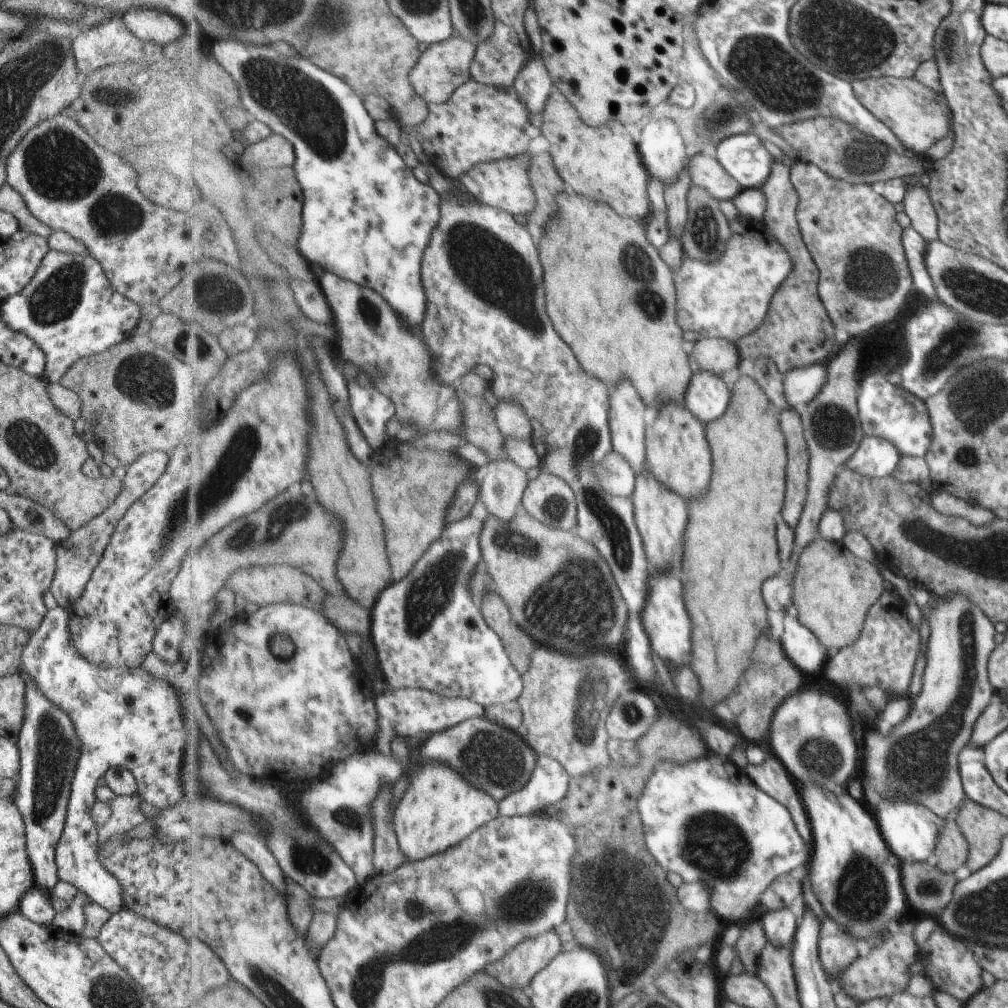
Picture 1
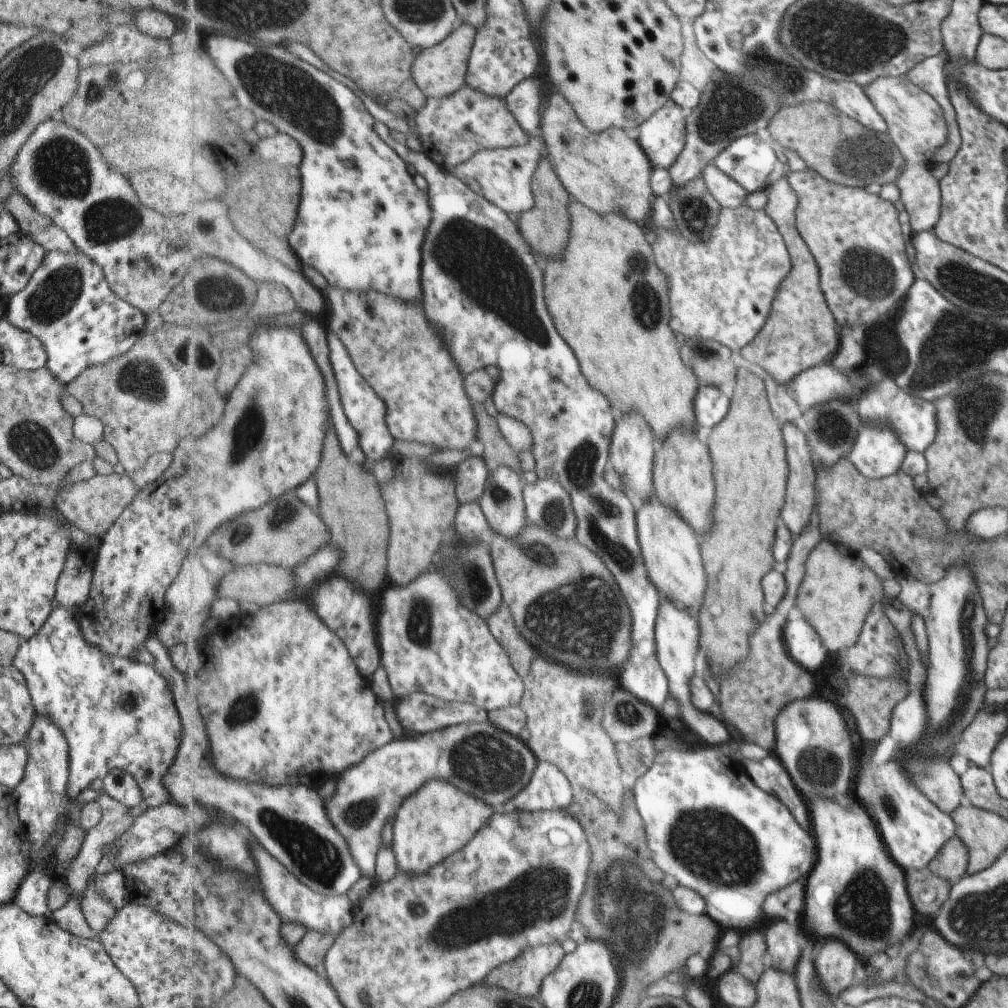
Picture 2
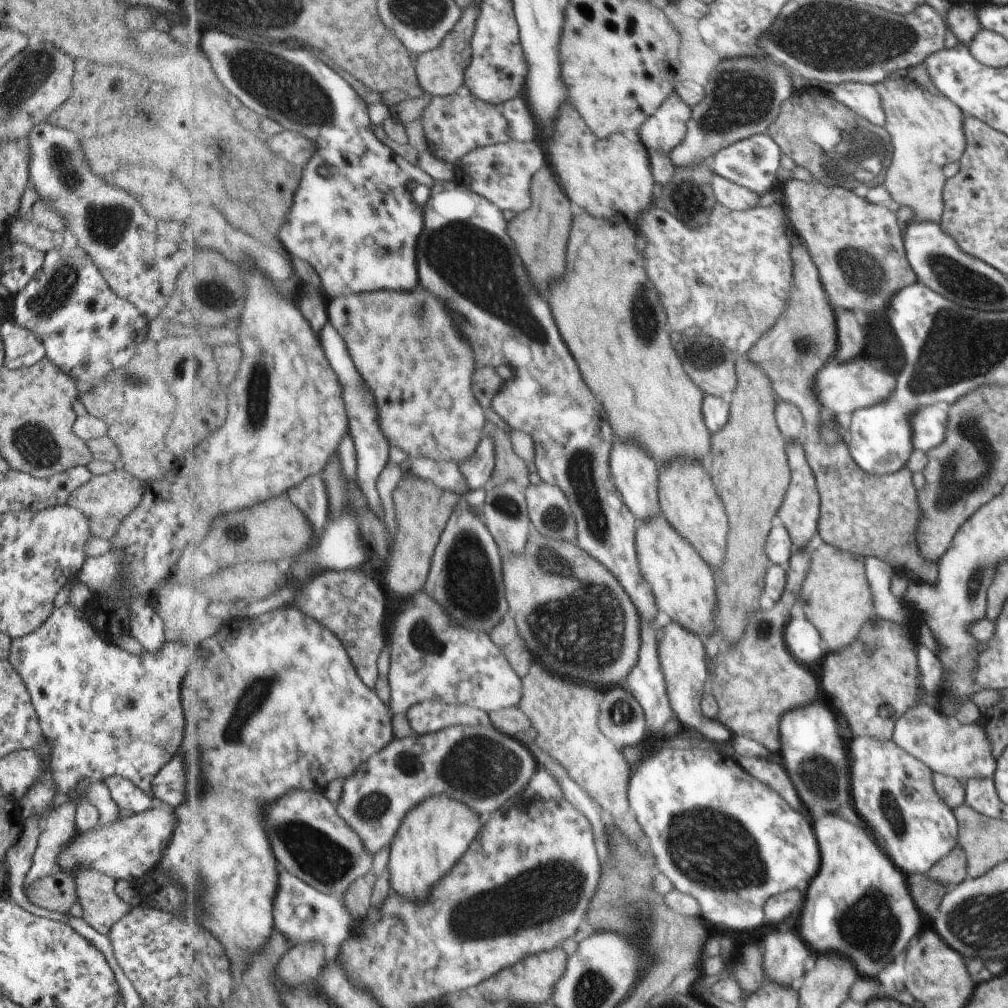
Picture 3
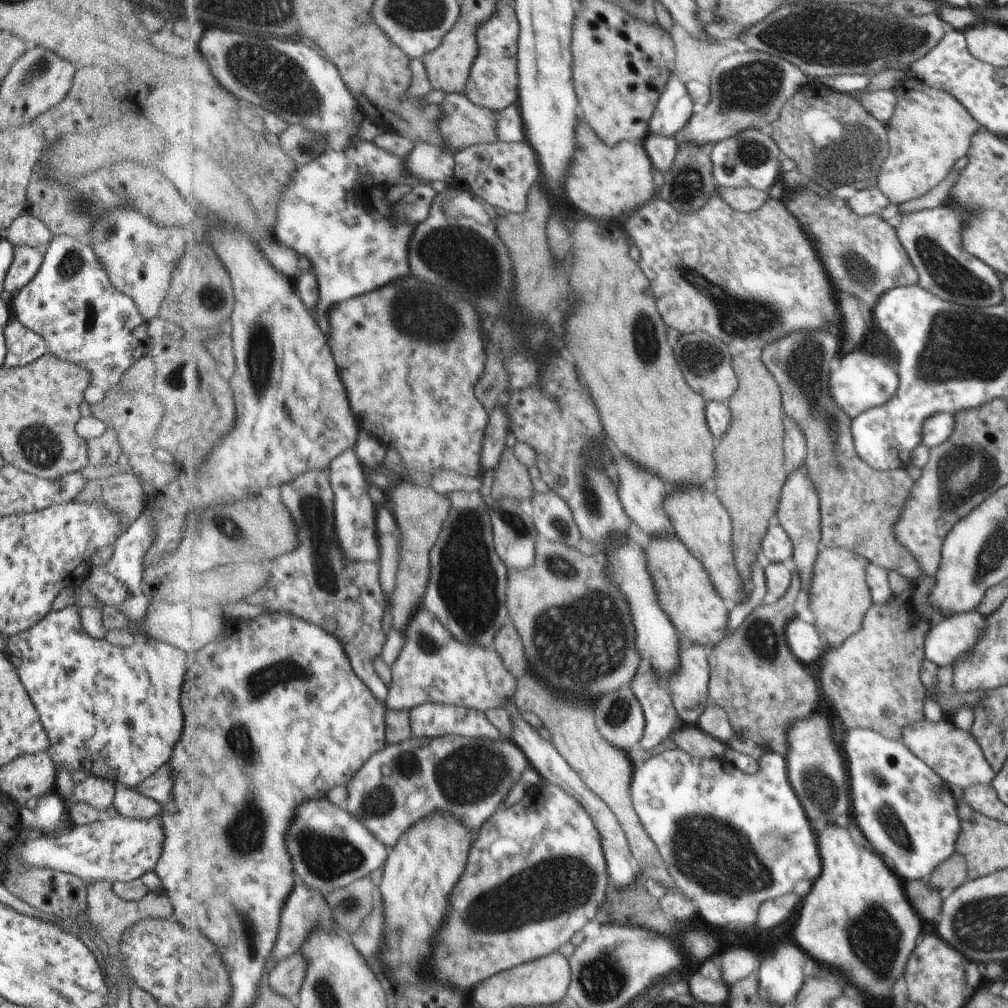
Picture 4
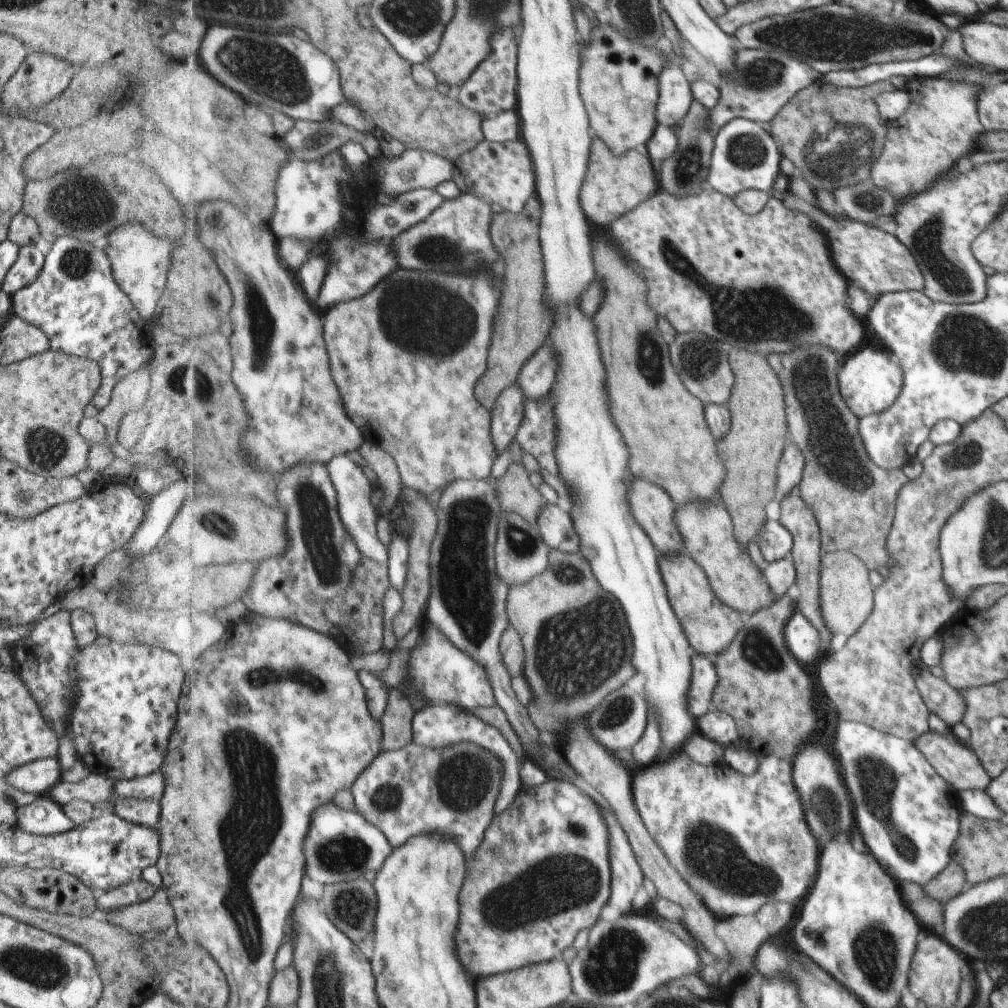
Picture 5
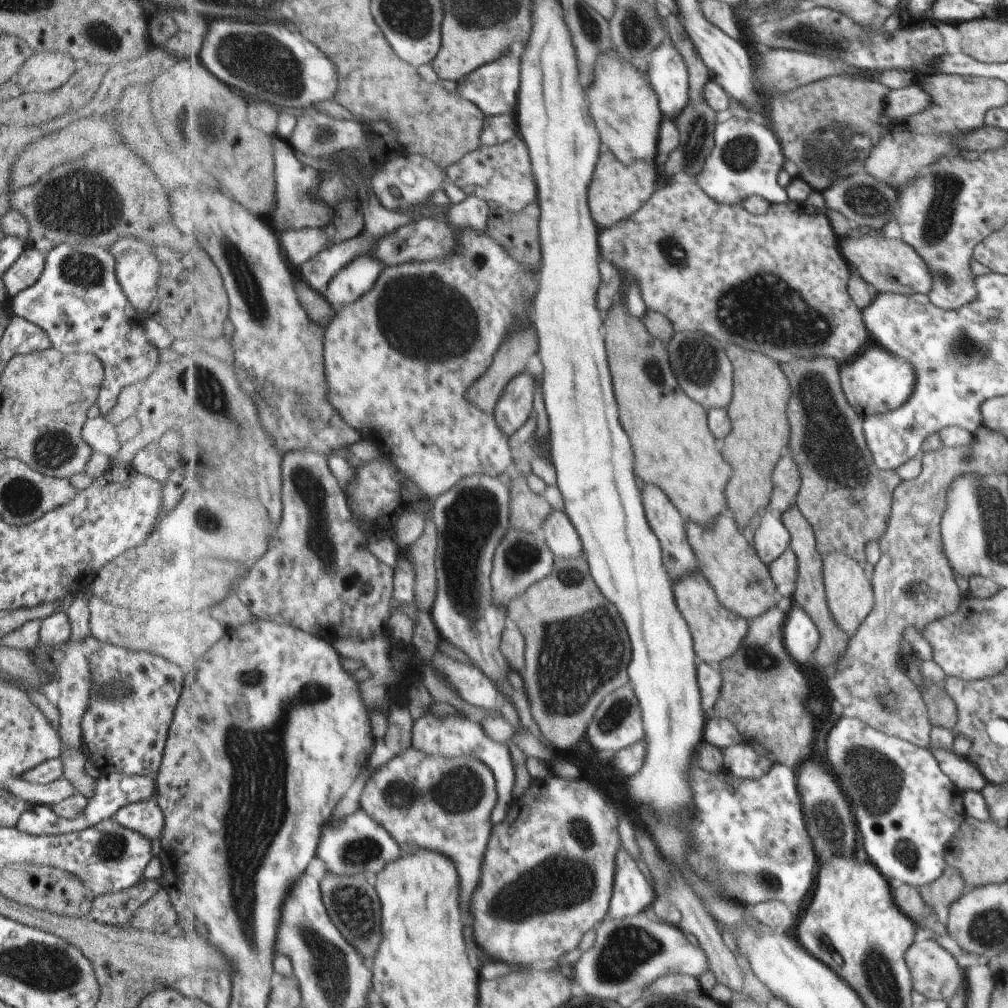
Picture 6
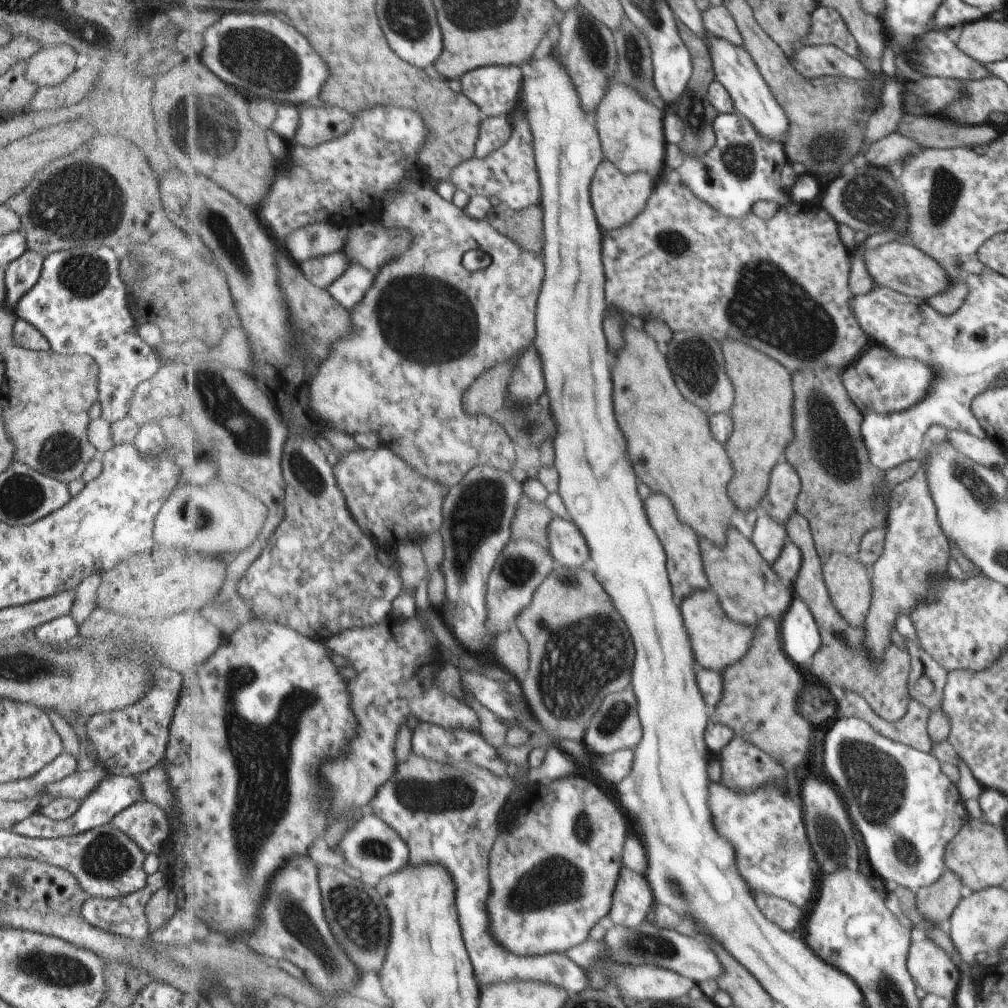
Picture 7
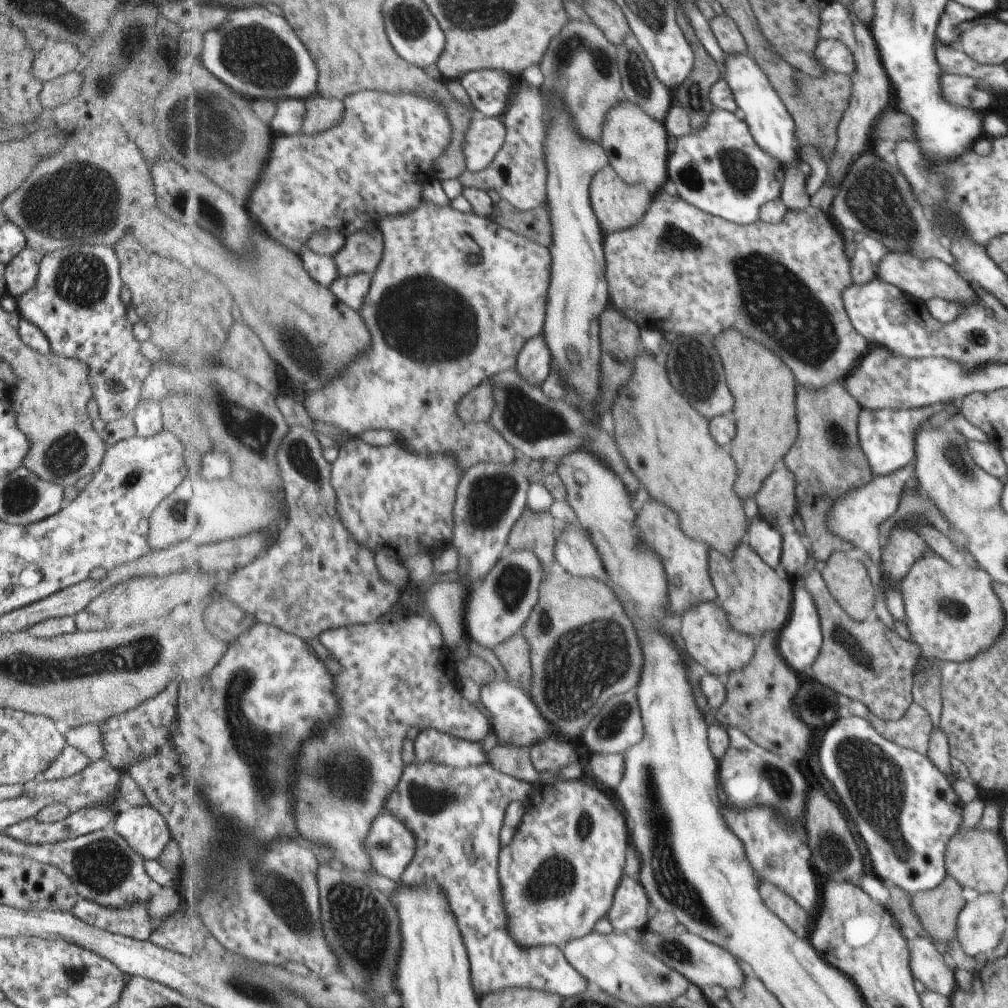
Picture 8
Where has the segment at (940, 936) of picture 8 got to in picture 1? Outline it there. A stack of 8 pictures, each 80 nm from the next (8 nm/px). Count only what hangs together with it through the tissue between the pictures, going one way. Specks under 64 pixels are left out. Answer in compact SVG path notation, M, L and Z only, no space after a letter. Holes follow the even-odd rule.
M944 817L944 823L938 828L933 854L937 856L936 866L941 872L953 872L965 862L969 844L955 820Z

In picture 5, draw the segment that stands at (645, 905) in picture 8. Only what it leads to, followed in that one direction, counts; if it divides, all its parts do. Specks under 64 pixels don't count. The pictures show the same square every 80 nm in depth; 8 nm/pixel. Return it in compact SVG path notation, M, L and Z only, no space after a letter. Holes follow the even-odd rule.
M601 807L600 813L610 829L611 906L617 908L620 914L631 914L646 900L641 885L645 878L644 872L618 818L607 808Z

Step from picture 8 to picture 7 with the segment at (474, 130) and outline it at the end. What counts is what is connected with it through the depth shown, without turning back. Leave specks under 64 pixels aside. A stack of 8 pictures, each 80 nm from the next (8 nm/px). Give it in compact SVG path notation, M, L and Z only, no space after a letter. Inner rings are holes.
M485 117L480 126L475 157L486 157L491 151L501 148L514 129L510 117Z

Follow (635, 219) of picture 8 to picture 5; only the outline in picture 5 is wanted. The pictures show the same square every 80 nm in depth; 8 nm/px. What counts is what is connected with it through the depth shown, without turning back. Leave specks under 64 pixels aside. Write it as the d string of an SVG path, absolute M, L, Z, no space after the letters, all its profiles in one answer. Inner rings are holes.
M594 138L590 166L580 192L583 210L587 212L591 222L595 218L597 224L611 224L615 216L633 211L660 189L657 172L653 169L649 156L637 149L628 150L620 155L612 153L601 138Z

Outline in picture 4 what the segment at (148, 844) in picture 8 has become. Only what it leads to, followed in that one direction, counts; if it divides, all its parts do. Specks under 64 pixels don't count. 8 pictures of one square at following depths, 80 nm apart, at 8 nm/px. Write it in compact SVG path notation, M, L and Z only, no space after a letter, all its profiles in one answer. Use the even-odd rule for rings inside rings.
M119 781L113 782L114 795L112 806L119 815L127 818L151 818L159 814L160 805L154 800L143 796L135 789L130 789Z

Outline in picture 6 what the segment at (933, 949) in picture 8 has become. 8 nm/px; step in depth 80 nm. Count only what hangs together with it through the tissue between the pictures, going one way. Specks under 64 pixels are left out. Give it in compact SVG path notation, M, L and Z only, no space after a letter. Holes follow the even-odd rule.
M920 939L906 952L915 992L930 1001L948 1002L961 984L962 966L933 939Z

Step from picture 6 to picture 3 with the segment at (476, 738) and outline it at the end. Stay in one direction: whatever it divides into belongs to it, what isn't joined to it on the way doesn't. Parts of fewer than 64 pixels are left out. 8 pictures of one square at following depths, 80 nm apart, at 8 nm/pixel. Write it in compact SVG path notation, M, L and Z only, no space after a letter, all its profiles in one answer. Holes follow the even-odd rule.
M439 699L415 703L406 712L409 724L417 735L437 732L455 725L490 727L490 713L469 705L449 705Z

